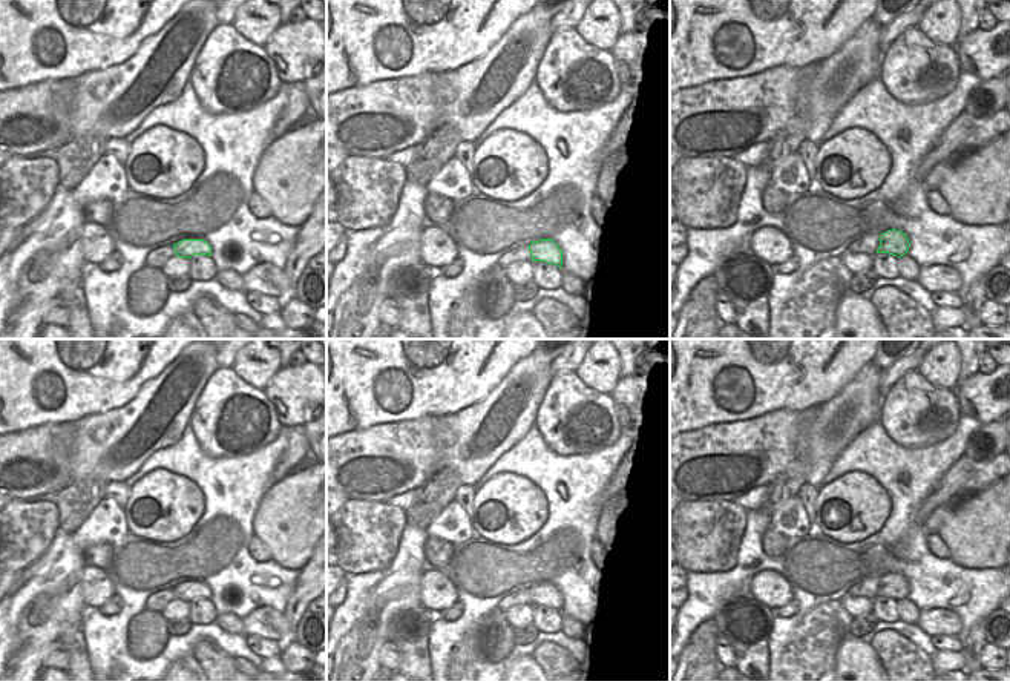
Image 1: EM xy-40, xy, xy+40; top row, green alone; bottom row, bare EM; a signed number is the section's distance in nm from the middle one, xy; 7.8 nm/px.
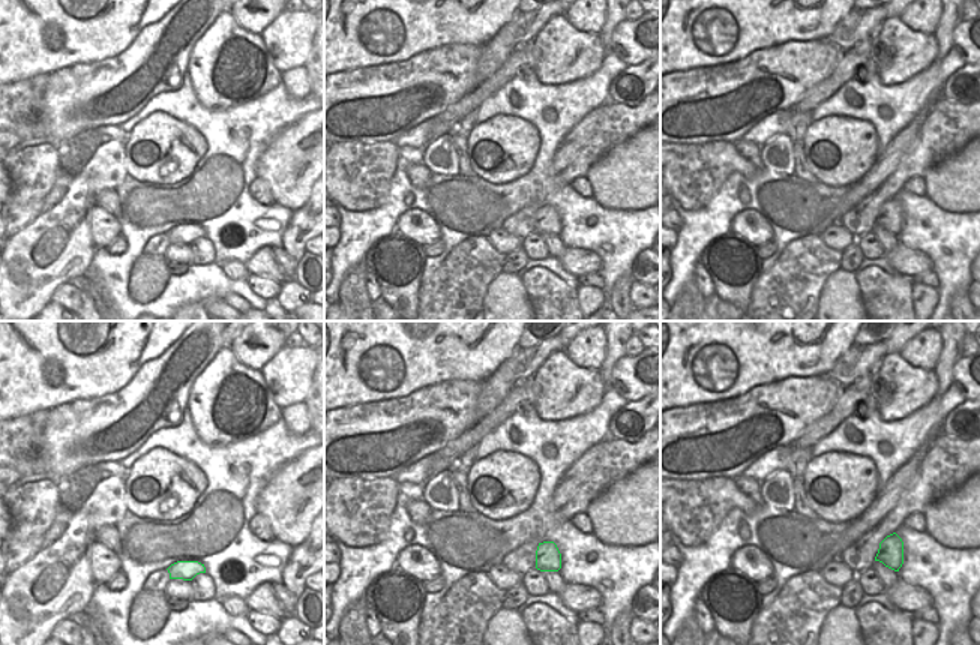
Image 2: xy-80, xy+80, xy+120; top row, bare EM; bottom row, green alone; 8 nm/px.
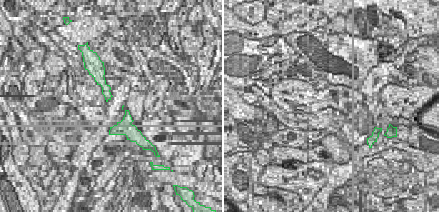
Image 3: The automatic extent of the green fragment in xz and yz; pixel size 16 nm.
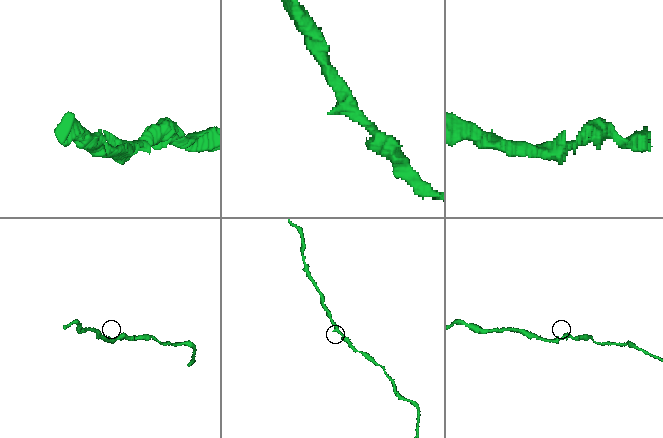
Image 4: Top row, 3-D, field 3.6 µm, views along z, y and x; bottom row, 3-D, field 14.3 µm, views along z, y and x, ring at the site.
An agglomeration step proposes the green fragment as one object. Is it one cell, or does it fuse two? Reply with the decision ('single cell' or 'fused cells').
single cell

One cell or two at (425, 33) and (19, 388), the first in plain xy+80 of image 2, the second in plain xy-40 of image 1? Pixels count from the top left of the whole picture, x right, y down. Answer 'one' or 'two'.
one

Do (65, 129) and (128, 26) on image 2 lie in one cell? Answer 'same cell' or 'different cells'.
different cells

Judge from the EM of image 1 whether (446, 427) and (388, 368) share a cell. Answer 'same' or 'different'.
different

